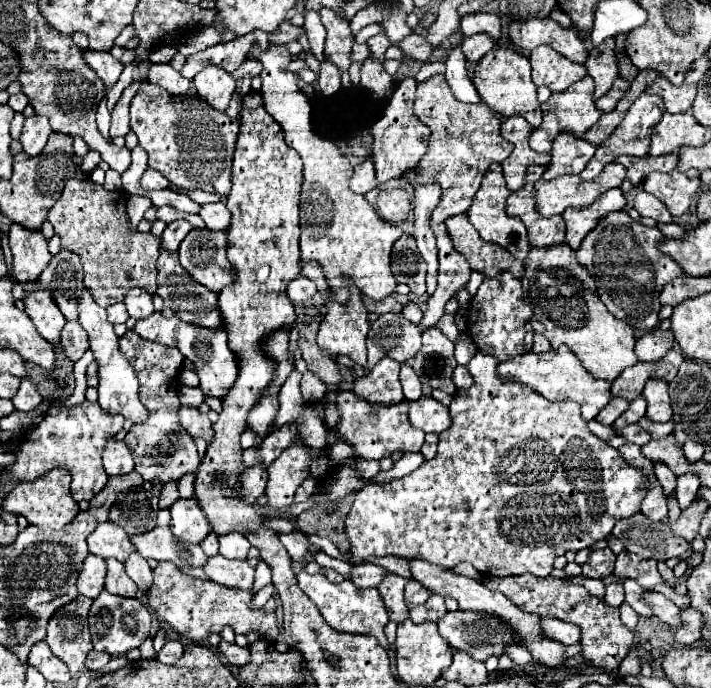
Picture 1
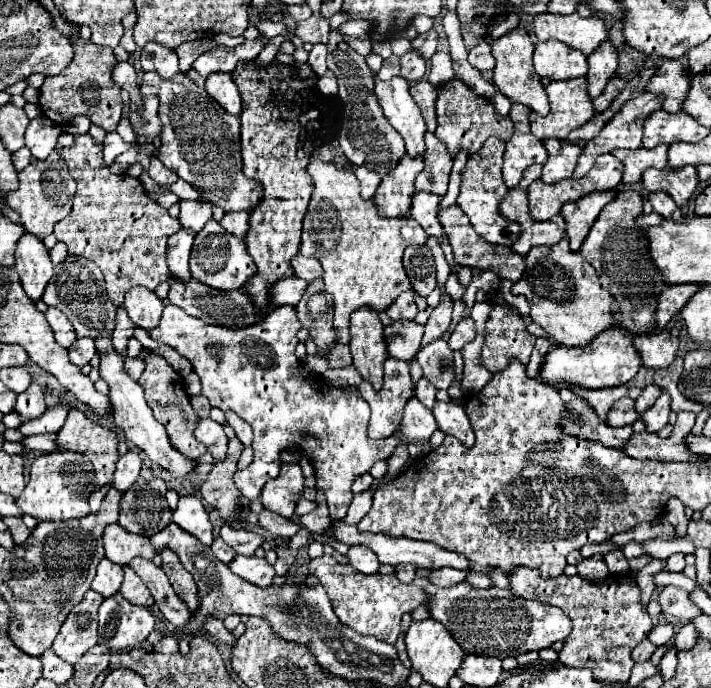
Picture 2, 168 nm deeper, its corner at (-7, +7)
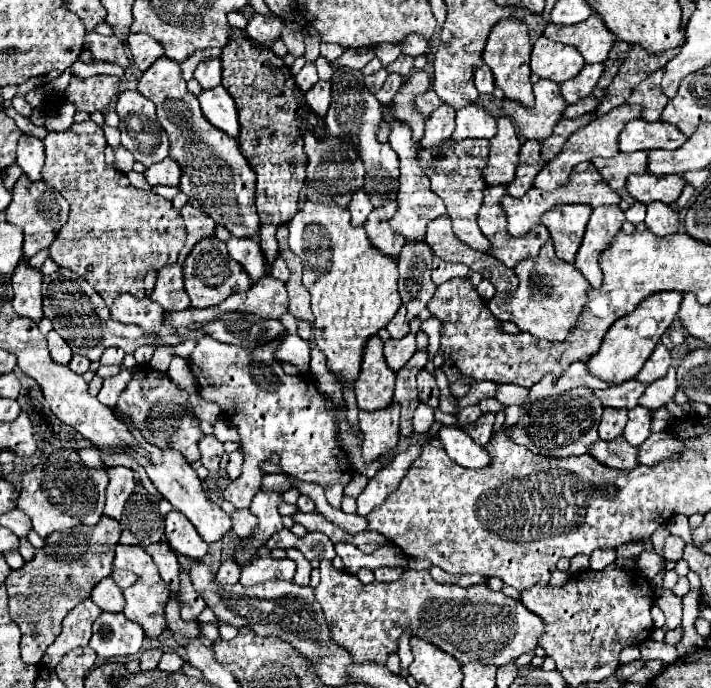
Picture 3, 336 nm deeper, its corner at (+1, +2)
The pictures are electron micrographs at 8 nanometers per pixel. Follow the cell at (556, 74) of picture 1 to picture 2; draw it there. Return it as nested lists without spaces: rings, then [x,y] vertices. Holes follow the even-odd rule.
[[[543,40],[535,46],[535,72],[549,80],[569,80],[587,74],[587,56],[557,40]]]

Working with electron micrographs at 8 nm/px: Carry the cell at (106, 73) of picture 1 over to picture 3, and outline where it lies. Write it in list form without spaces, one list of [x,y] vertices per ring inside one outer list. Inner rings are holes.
[[[123,91],[117,97],[115,111],[117,111],[119,119],[121,119],[121,123],[119,123],[121,145],[135,155],[135,161],[149,167],[149,165],[159,163],[159,161],[163,161],[167,157],[169,141],[167,141],[167,135],[165,135],[163,127],[157,123],[155,105],[147,97],[143,97],[139,91]]]

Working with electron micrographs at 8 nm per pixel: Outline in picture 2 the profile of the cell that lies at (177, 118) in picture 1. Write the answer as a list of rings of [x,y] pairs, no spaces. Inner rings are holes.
[[[145,72],[141,82],[141,94],[155,94],[161,100],[159,118],[163,122],[161,148],[157,158],[189,182],[203,202],[221,206],[225,212],[251,212],[263,198],[261,184],[245,178],[241,146],[239,146],[239,118],[221,110],[221,106],[187,74],[175,74],[165,80],[159,74]]]

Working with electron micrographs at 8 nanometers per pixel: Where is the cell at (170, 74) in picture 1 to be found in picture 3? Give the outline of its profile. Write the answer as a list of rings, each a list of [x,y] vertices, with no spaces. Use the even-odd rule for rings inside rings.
[[[129,35],[127,45],[139,71],[147,71],[159,57],[163,57],[163,47],[149,35]]]

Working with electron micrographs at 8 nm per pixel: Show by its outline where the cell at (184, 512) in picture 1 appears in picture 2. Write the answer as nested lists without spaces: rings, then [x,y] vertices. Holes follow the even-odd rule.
[[[181,496],[179,498],[179,504],[173,512],[173,522],[179,528],[183,528],[185,532],[189,532],[191,536],[199,538],[201,544],[211,546],[213,534],[211,534],[209,514],[197,496]]]

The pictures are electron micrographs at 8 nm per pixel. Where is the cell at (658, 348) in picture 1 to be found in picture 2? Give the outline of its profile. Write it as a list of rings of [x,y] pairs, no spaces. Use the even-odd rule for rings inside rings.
[[[663,330],[661,334],[637,336],[635,346],[643,358],[645,368],[667,368],[677,356],[679,340]]]

